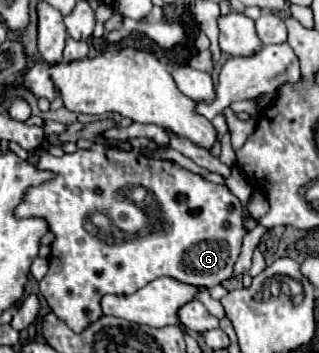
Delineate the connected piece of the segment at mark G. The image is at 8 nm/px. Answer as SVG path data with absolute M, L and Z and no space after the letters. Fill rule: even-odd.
M148 138L126 140L130 150L120 148L116 144L118 140L112 142L112 146L92 142L90 148L78 148L76 152L60 158L54 158L40 148L32 150L30 156L38 156L40 168L54 170L58 174L56 188L30 188L26 192L26 200L16 208L18 218L40 216L48 220L50 230L56 236L52 242L48 274L40 280L40 292L56 316L74 332L82 332L88 324L102 316L100 298L104 294L130 294L160 276L170 276L192 286L218 286L232 276L232 266L240 254L242 238L246 234L242 202L228 190L226 184L208 182L200 174L188 172L174 160L154 158L154 152L166 150L168 146L158 146ZM134 186L152 194L152 210L138 206L128 198ZM104 216L108 222L100 224Z

